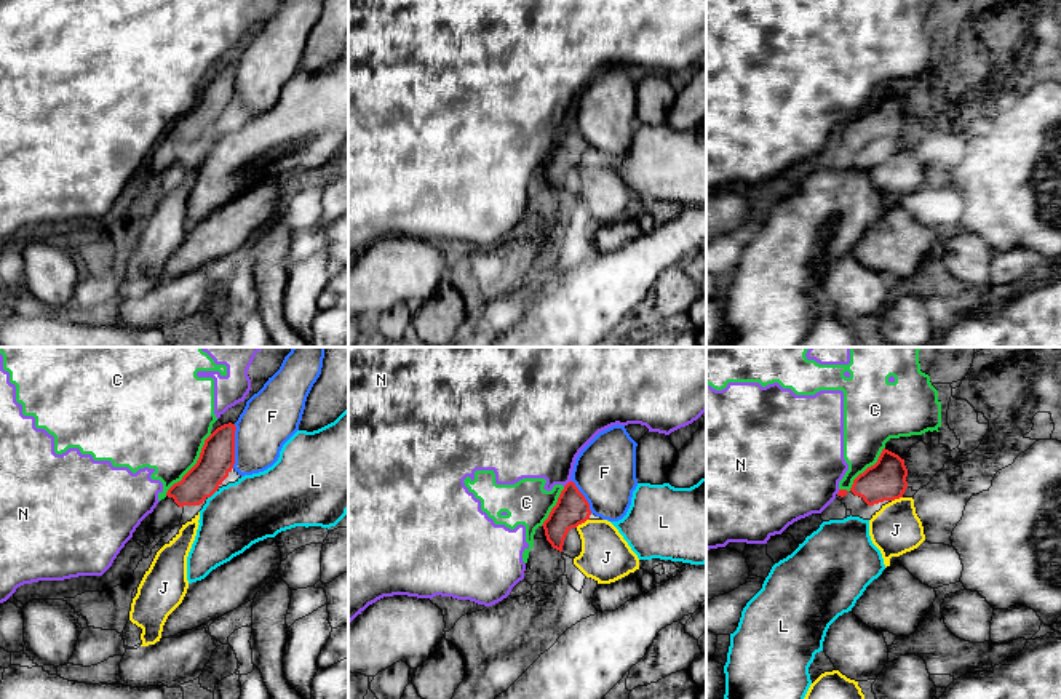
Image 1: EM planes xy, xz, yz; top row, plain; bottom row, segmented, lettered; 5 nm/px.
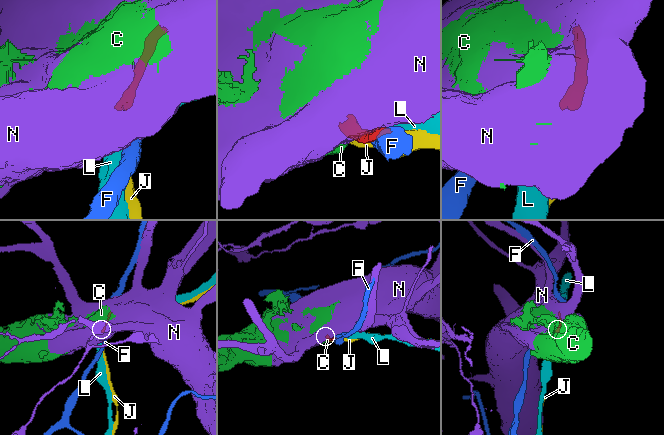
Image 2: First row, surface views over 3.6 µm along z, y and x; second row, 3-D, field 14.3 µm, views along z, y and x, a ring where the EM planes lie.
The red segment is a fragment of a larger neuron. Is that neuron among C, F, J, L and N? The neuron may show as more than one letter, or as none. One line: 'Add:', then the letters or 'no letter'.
Add: no letter

